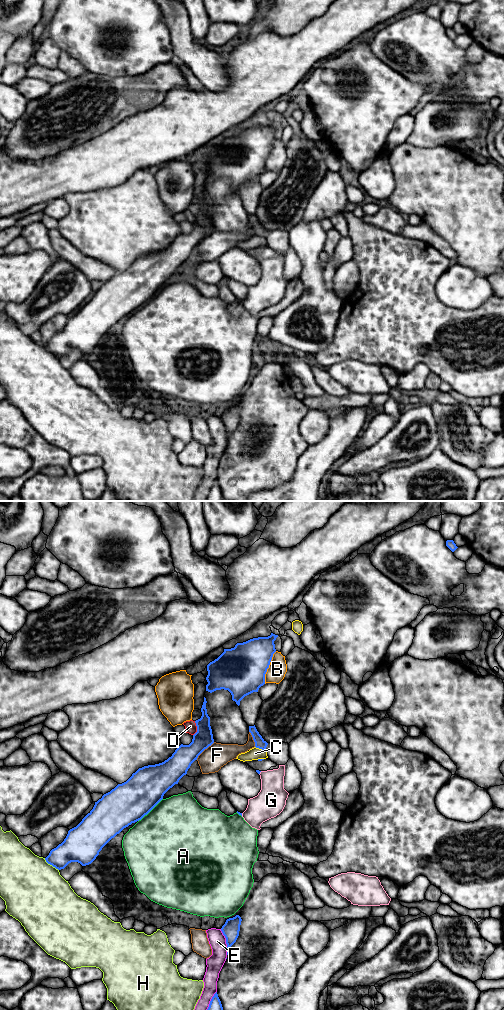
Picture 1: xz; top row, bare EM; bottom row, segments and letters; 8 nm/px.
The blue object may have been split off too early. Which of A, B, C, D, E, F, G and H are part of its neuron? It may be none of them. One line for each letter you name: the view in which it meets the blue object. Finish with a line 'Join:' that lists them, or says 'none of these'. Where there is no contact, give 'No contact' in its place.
Join: none of these

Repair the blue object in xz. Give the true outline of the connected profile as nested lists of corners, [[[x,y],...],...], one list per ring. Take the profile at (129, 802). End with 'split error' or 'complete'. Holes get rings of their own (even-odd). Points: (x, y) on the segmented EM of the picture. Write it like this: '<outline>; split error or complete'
[[[204,697],[202,716],[195,721],[197,732],[193,735],[192,742],[189,745],[181,744],[172,756],[162,763],[139,768],[126,782],[104,794],[82,821],[68,831],[64,841],[50,851],[45,858],[48,864],[58,870],[64,869],[71,862],[78,862],[82,866],[91,864],[112,838],[132,823],[141,820],[163,799],[170,788],[178,784],[198,756],[214,743],[206,703]]]; complete

